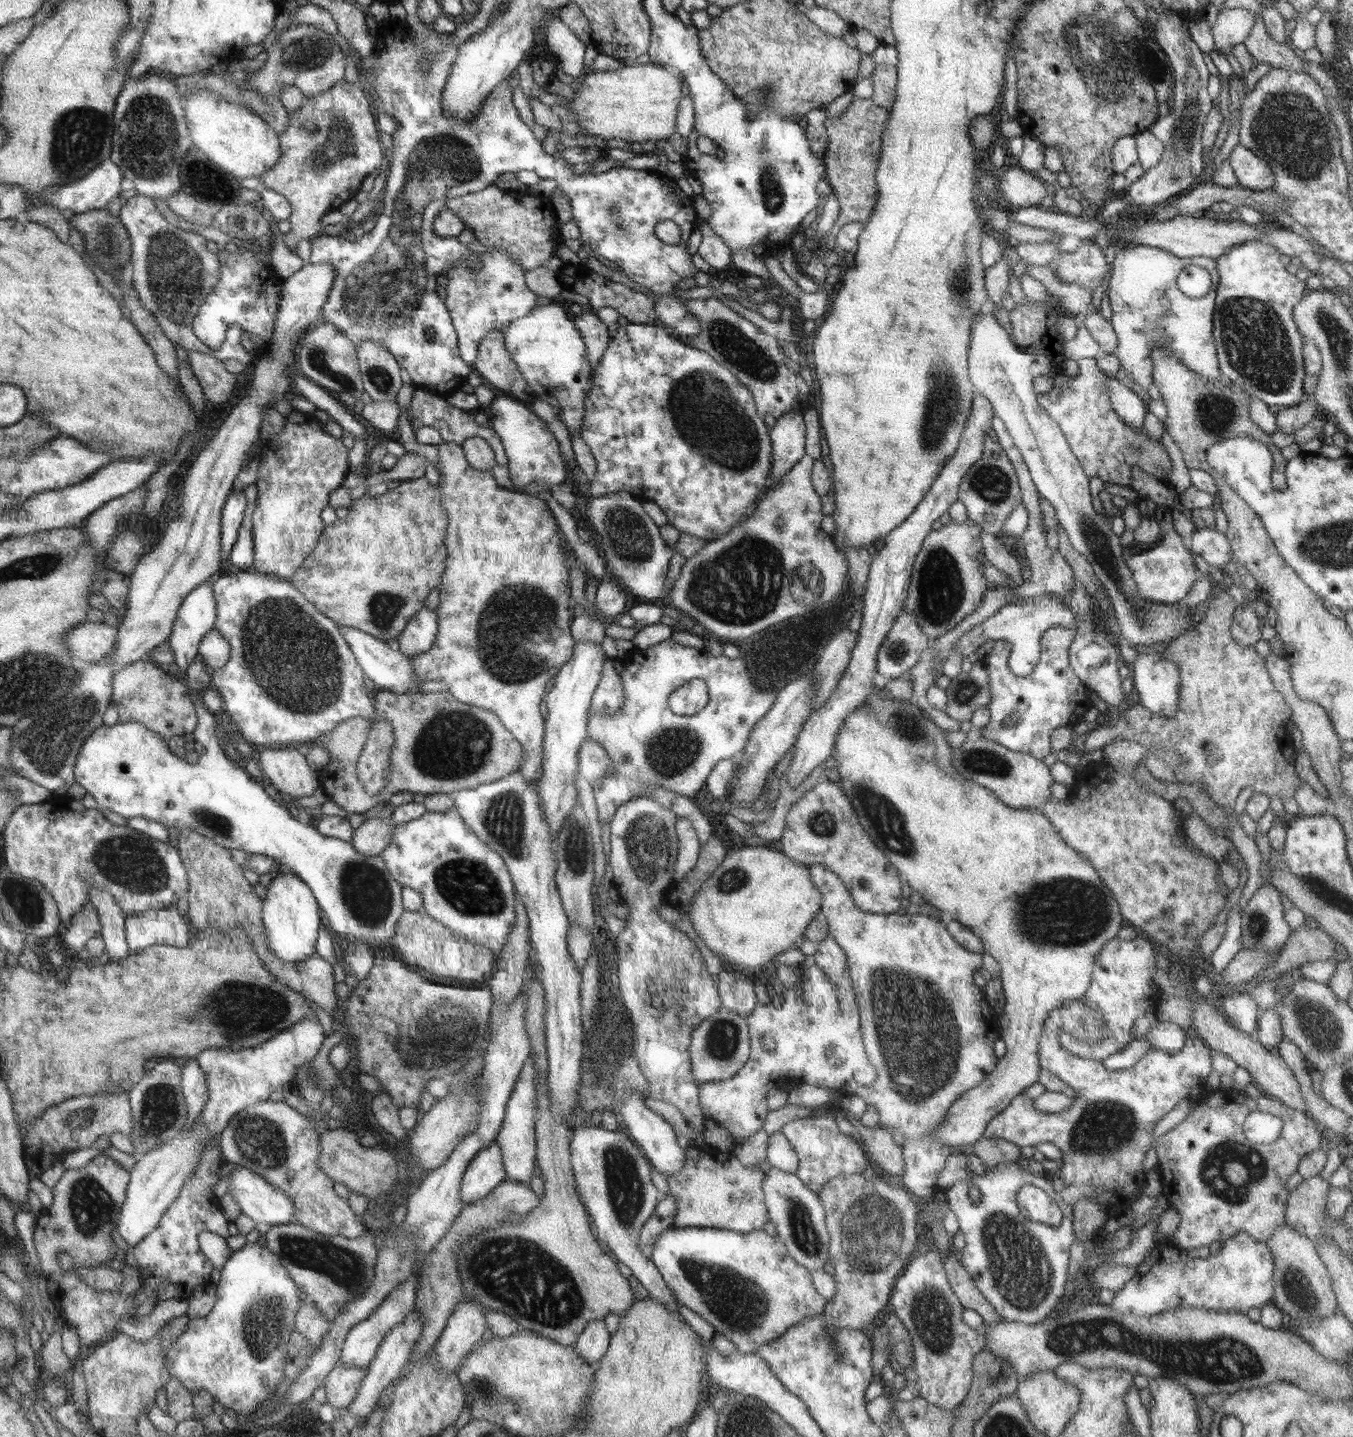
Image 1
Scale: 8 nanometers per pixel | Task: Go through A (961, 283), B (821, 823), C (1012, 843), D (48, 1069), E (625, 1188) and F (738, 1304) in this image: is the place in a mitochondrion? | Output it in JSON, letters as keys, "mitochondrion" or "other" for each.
{"A":"mitochondrion","B":"mitochondrion","C":"other","D":"other","E":"mitochondrion","F":"mitochondrion"}

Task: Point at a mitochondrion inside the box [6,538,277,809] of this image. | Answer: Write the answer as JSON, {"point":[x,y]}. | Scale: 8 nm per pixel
{"point":[46,743]}

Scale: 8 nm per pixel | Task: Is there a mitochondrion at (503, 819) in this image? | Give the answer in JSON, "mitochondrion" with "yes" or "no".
{"mitochondrion":"yes"}

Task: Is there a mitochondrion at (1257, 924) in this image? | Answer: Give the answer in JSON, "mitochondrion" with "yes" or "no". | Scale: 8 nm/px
{"mitochondrion":"yes"}

